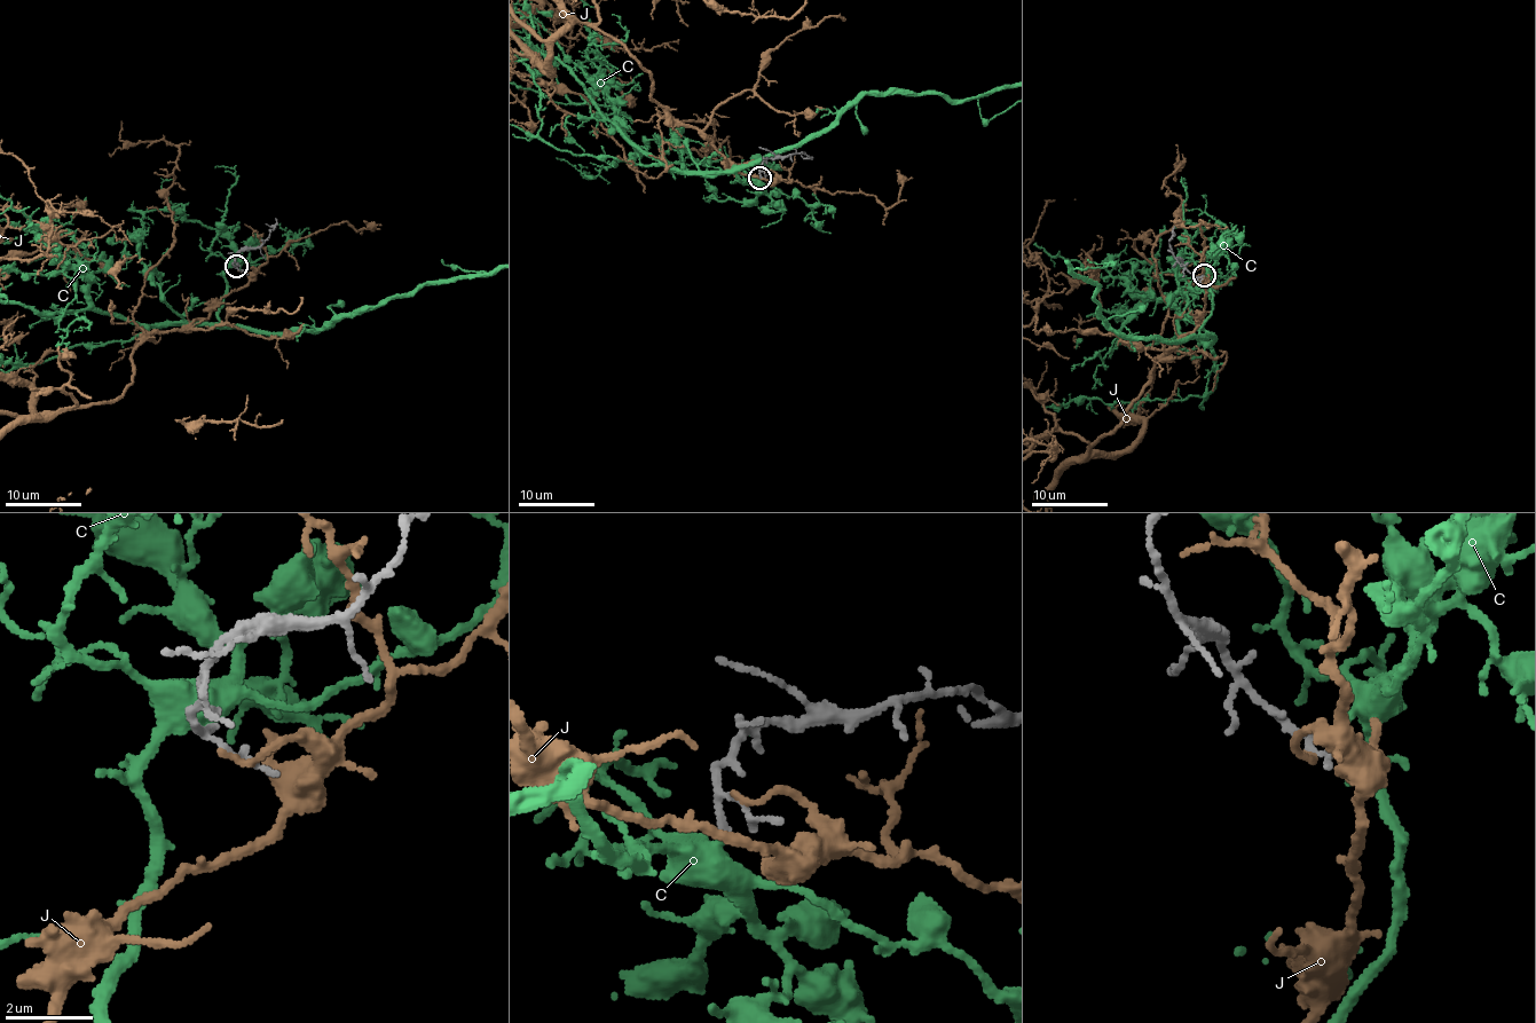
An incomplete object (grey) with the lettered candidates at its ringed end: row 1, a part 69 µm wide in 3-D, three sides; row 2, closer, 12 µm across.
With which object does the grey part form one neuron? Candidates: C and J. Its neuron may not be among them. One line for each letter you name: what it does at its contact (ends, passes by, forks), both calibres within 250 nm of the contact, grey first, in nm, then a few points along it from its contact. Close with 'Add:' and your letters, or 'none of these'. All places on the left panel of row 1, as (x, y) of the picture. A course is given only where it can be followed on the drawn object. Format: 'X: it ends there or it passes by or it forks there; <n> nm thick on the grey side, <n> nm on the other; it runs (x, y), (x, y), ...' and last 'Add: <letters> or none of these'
C: it ends there; 130 nm thick on the grey side, 440 nm on the other
Add: C

